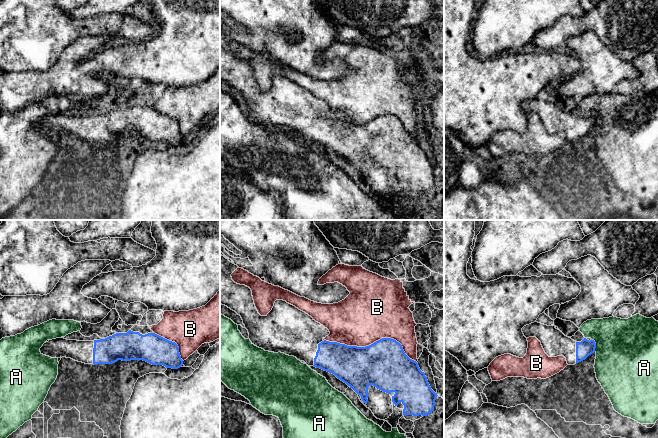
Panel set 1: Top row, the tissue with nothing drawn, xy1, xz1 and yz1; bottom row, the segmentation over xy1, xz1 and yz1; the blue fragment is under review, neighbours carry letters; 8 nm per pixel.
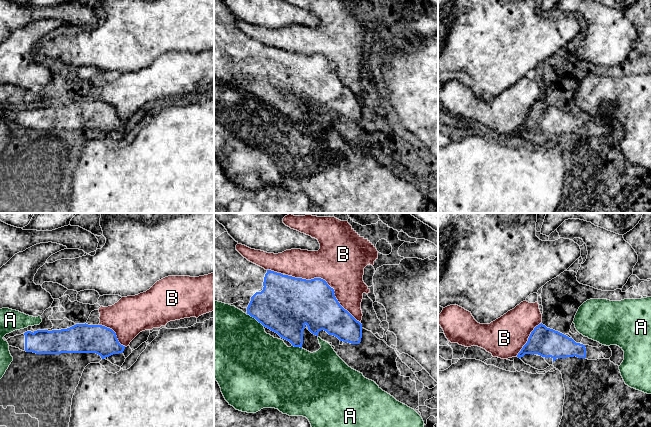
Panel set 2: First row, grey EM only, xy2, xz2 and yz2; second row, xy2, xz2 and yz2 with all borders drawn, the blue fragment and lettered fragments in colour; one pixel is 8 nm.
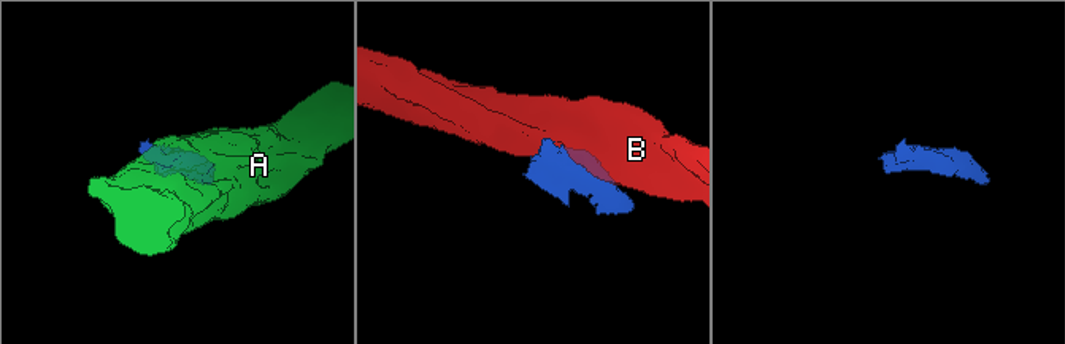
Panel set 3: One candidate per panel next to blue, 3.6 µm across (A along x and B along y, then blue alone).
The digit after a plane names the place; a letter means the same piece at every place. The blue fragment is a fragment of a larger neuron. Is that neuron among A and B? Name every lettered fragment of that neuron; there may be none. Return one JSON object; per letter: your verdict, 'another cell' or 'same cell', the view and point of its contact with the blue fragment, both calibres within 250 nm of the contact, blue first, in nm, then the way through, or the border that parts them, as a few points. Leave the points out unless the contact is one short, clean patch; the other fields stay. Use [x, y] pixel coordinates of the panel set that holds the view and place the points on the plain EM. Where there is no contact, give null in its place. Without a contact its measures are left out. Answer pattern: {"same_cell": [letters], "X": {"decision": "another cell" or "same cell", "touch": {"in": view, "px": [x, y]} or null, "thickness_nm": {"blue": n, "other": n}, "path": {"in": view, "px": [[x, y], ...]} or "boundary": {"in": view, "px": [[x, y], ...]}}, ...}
{"same_cell": [], "A": {"decision": "another cell", "touch": {"in": "xz2", "px": [257, 96]}, "thickness_nm": {"blue": 440, "other": 500}}, "B": {"decision": "another cell", "touch": {"in": "xz1", "px": [372, 120]}, "thickness_nm": {"blue": 380, "other": 460}}}

